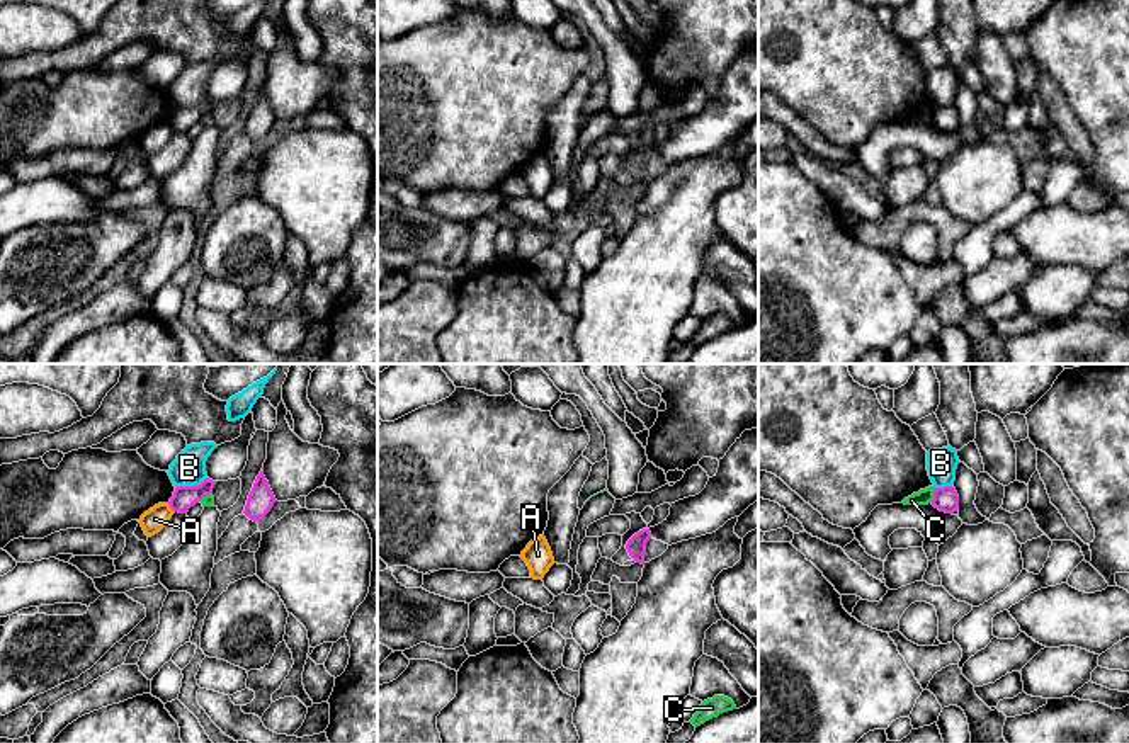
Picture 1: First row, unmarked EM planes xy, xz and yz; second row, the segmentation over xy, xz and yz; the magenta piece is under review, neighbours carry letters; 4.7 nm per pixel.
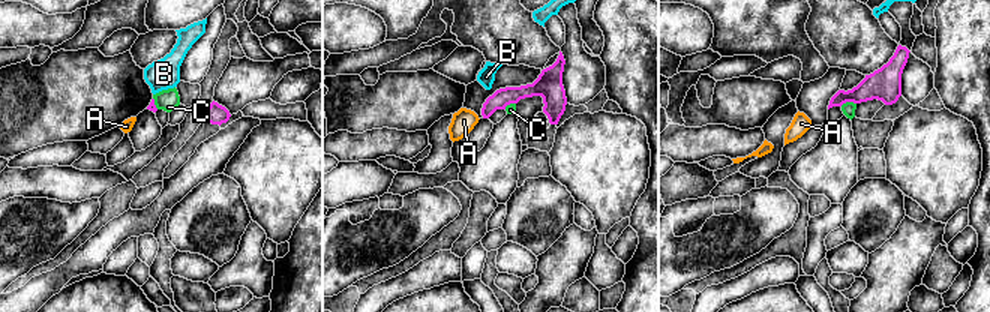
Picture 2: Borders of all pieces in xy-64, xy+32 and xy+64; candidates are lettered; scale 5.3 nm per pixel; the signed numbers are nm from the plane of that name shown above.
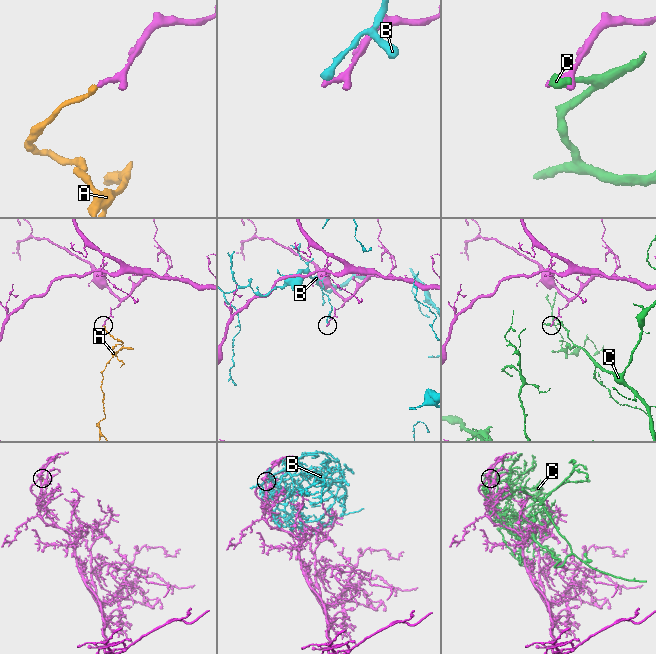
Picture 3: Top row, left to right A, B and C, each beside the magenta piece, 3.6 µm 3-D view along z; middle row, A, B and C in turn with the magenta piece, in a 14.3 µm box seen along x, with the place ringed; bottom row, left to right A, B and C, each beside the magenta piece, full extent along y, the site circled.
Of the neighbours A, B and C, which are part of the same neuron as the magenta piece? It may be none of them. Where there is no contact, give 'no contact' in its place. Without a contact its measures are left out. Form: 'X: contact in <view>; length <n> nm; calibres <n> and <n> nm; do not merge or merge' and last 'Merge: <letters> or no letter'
A: contact in xy; length 60 nm; calibres 110 and 110 nm; do not merge
B: contact in xy; length 160 nm; calibres 110 and 160 nm; do not merge
C: contact in yz; length 80 nm; calibres 120 and 80 nm; do not merge
Merge: no letter

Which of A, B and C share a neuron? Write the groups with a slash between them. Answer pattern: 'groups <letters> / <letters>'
groups A / B / C

